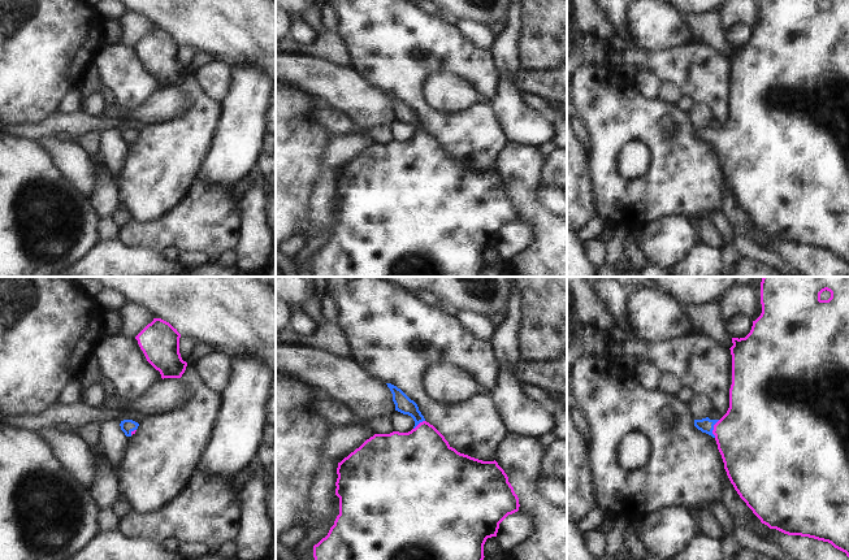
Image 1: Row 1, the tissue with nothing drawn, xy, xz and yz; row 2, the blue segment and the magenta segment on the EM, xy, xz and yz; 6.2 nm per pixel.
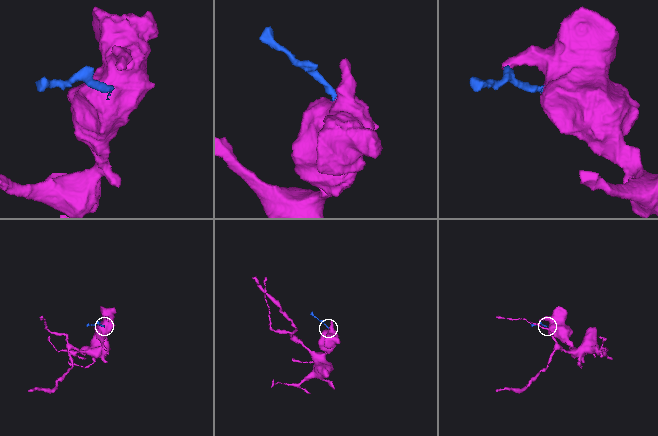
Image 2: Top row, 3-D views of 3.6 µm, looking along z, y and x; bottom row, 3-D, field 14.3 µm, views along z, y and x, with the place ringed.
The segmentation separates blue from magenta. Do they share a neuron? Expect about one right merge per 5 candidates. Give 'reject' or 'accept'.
accept

